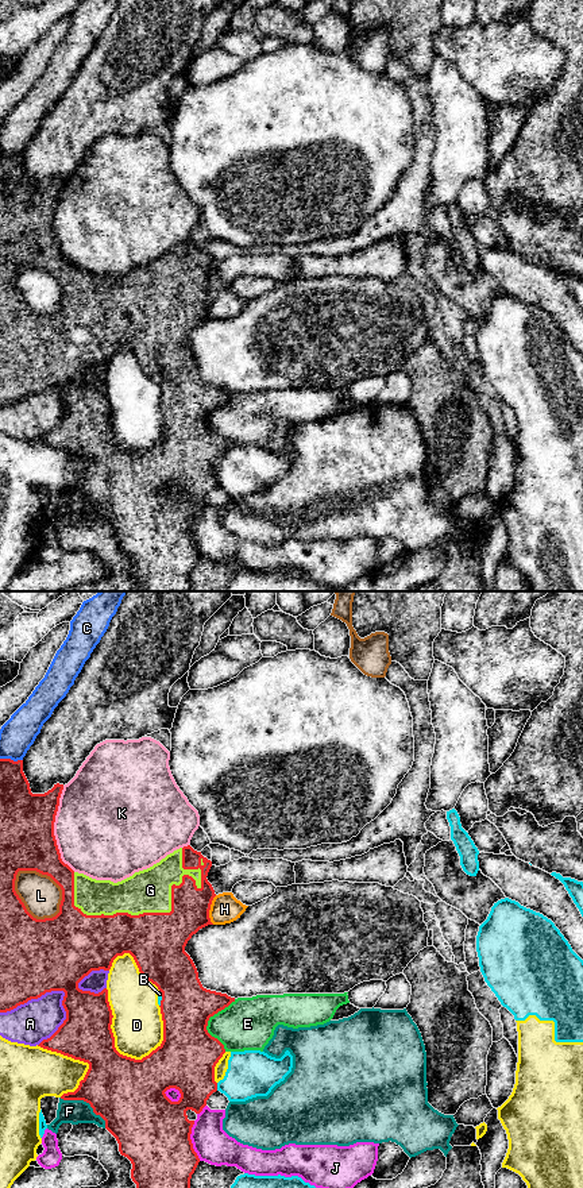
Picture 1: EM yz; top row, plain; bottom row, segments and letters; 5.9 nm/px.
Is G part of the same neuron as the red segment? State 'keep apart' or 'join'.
join

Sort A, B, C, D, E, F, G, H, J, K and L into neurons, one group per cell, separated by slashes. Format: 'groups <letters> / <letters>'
groups A / B D / C / E / F / G / H / J / K / L

